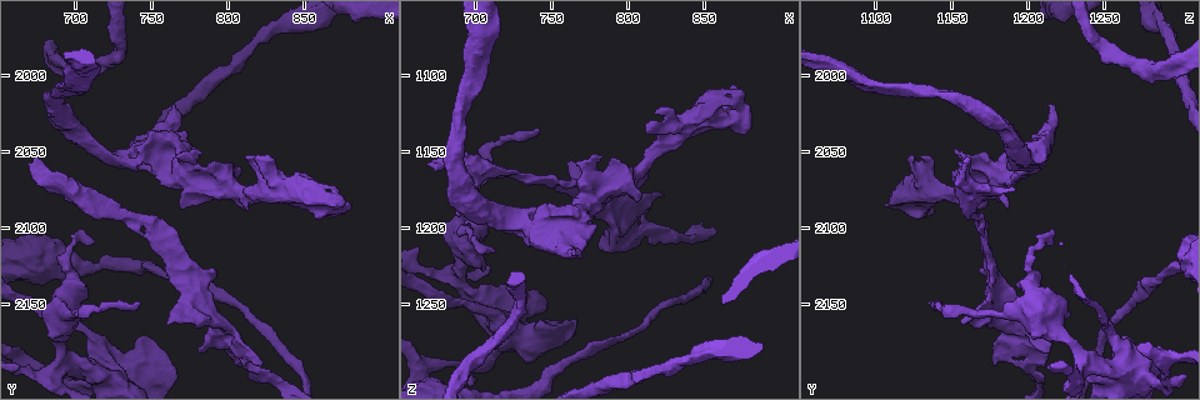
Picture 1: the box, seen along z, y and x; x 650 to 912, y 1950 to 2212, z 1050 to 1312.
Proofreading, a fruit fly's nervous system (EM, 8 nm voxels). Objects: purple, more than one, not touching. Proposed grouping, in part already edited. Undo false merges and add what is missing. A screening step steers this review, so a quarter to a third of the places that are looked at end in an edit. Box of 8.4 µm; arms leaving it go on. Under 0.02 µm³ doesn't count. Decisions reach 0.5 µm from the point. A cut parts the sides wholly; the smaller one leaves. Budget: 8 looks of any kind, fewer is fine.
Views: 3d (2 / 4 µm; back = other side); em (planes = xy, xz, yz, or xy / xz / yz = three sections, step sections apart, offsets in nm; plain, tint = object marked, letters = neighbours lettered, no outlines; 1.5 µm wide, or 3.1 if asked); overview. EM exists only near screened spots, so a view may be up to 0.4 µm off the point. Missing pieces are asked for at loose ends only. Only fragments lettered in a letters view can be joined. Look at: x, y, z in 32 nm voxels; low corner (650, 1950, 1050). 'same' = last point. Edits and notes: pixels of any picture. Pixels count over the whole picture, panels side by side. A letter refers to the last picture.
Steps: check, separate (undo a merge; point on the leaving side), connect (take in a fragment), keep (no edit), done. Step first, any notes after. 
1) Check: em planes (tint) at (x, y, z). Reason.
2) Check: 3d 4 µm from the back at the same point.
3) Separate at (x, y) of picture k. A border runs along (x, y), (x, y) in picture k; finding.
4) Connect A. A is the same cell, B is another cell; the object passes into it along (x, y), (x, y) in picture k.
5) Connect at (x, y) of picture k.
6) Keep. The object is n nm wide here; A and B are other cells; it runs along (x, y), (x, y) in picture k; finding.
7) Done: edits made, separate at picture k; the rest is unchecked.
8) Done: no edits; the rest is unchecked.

Check: 3d 2 µm at (792, 2164, 1198). Closes a loop.

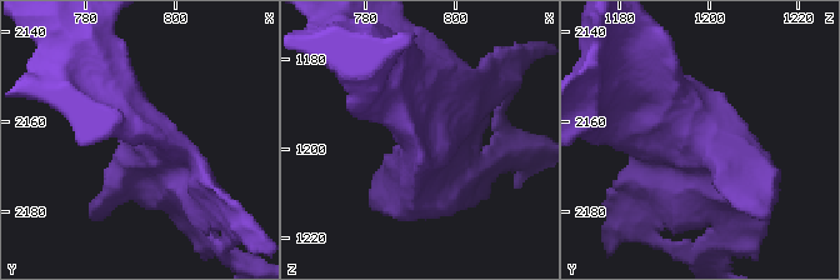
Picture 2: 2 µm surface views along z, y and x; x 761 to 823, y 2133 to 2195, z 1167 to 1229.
Check: em planes (plain) at (793, 2164, 1198). Need the tissue.

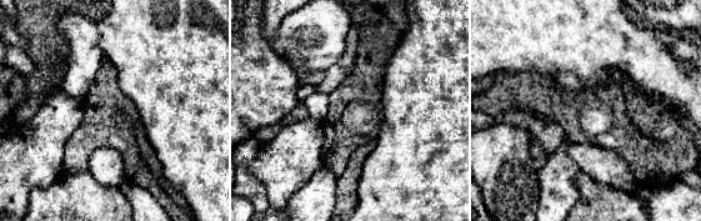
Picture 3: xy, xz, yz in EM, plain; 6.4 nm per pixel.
Check: em planes (letters) at the same point.

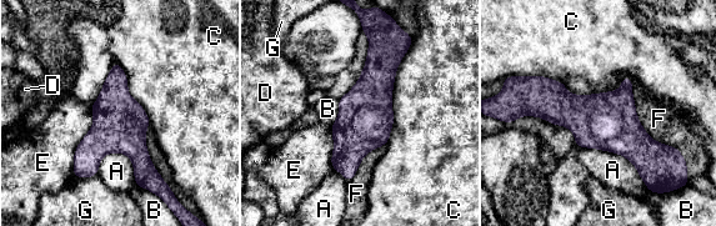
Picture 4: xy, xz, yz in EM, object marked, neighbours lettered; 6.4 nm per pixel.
Keep. A, B, C, D, E, F and G are other cells; 4 arms meet here; a border runs along (339, 100), (339, 115), (330, 126) in picture 4; continuous, no second neuron.

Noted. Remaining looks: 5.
Check: 3d 2 µm from the back at (758, 2038, 1184). Thick end.

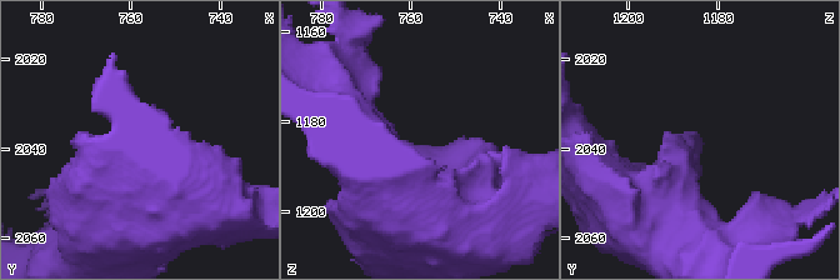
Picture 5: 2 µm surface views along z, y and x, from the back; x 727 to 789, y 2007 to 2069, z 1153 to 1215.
Check: em xy step 8 (letters) at (759, 2039, 1186).

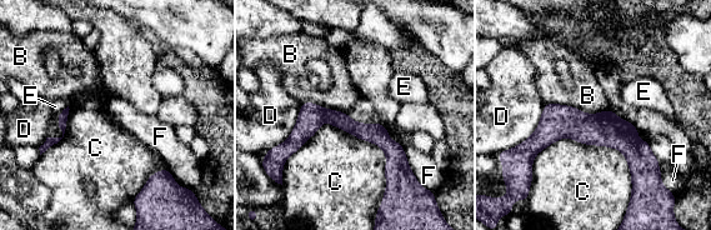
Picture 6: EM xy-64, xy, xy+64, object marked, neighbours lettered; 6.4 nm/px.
Keep. B, C, D, E and F are other cells; a border runs along (346, 114), (380, 123), (416, 179) in picture 6; no lettered fragment goes on from it.

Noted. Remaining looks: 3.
Check: em planes (letters) at (700, 2076, 1160). Thick turns thin.

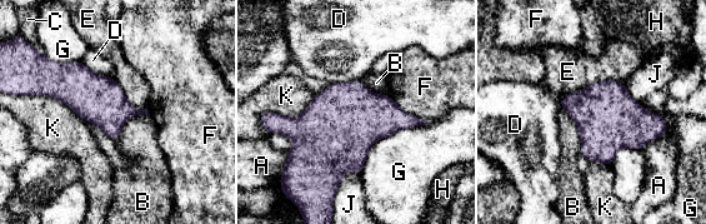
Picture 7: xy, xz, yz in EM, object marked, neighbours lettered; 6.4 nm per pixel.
Keep. A, B, C, D, E, F, G, H, J and K are other cells; a border runs along (624, 83), (602, 79), (561, 99) in picture 7; all the same neuron.

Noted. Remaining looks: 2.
Done: no edits; the rest is unchecked.

